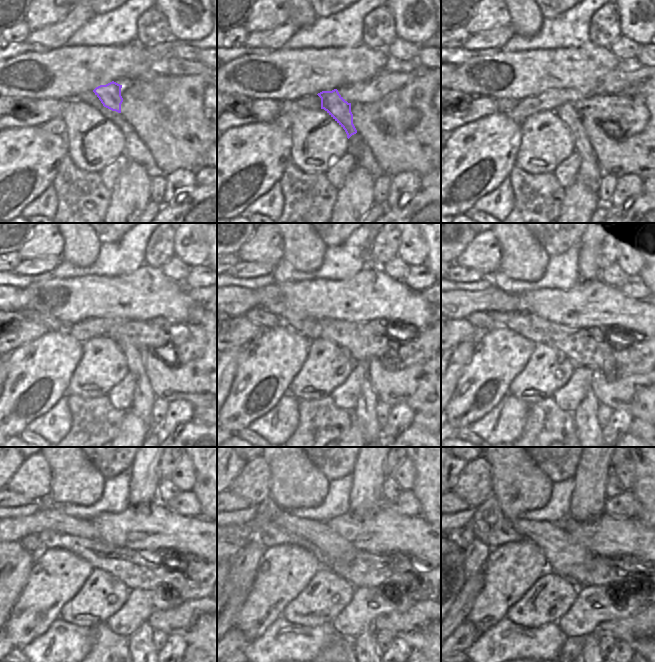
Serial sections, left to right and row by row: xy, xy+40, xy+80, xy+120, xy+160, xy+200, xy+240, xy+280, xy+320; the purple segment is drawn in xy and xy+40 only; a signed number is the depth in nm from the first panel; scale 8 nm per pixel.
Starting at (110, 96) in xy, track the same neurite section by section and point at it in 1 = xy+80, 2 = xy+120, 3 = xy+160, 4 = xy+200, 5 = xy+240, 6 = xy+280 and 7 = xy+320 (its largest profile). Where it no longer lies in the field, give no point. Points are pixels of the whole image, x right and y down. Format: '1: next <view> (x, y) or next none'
1: next xy+80 (590, 173)
2: next xy+120 (143, 397)
3: next xy+160 (364, 414)
4: next xy+200 (587, 425)
5: next xy+240 (141, 647)
6: next xy+280 (364, 645)
7: next xy+320 (590, 650)

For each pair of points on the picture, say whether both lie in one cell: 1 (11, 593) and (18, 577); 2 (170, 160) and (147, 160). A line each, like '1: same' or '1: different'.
1: same
2: different

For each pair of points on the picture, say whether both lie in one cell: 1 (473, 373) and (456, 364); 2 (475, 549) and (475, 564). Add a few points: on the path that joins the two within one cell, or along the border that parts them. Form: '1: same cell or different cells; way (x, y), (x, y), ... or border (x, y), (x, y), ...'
1: different cells; border (475, 347), (471, 359), (457, 382), (455, 390)
2: same cell; way (475, 553), (475, 560)

